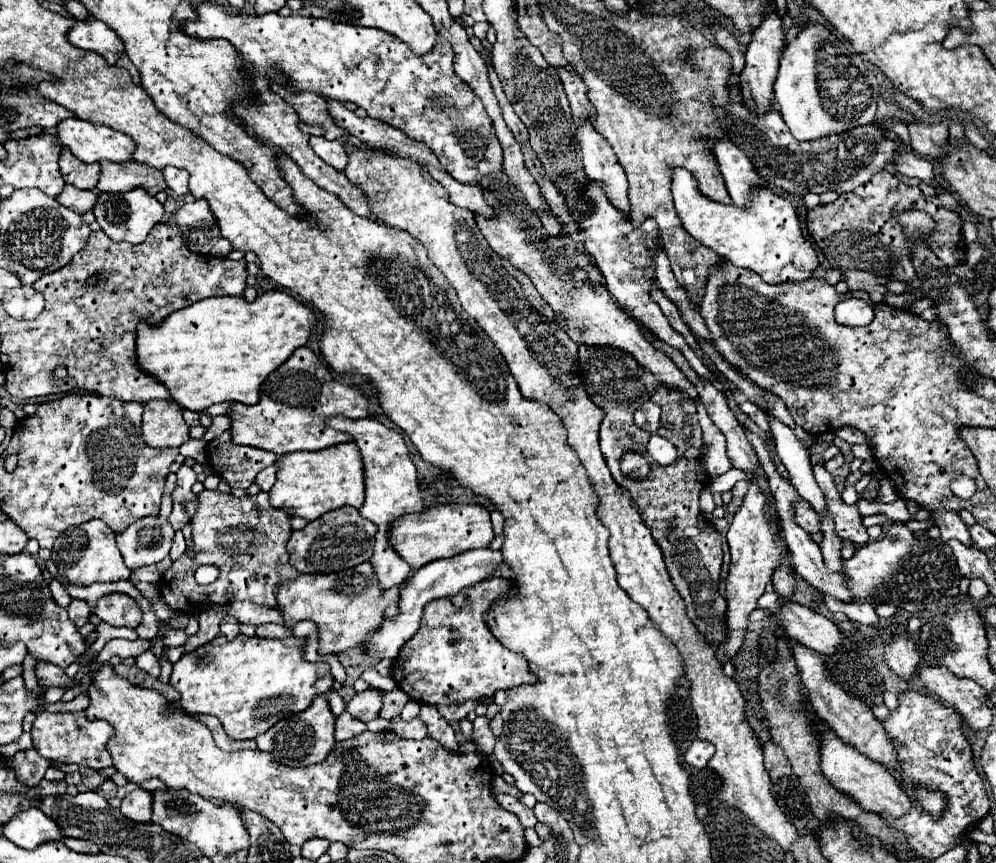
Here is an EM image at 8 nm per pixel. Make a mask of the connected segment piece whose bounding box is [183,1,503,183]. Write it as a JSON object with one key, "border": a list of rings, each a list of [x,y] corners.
{"border":[[[213,1],[201,3],[197,9],[199,19],[185,23],[183,31],[193,37],[201,39],[227,39],[241,51],[241,57],[255,69],[255,71],[279,71],[287,77],[299,91],[311,91],[317,95],[325,95],[337,101],[351,101],[367,111],[369,117],[381,119],[385,123],[395,125],[407,137],[425,143],[445,167],[445,171],[461,181],[461,183],[477,183],[483,175],[491,175],[501,171],[503,165],[503,151],[499,139],[493,131],[491,119],[477,95],[469,85],[457,79],[453,71],[453,49],[451,43],[439,35],[433,51],[427,55],[415,55],[397,39],[381,29],[357,27],[337,23],[333,19],[315,19],[315,17],[281,17],[279,13],[269,15],[233,15],[227,13],[223,5]]]}

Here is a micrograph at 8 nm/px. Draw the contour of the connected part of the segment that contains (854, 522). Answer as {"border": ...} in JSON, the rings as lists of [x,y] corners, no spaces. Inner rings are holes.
{"border":[[[813,465],[813,473],[815,479],[821,487],[821,491],[827,497],[827,509],[831,511],[833,519],[835,519],[835,531],[841,539],[849,539],[857,545],[863,545],[869,541],[867,529],[863,525],[863,517],[857,509],[857,505],[847,505],[843,503],[839,491],[835,489],[833,477],[827,473],[827,469],[823,465]]]}

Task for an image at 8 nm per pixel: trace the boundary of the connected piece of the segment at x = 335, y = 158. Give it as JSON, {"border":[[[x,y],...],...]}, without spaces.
{"border":[[[311,137],[311,149],[331,167],[343,171],[347,165],[347,151],[345,151],[346,137],[334,141],[327,141],[325,137]]]}

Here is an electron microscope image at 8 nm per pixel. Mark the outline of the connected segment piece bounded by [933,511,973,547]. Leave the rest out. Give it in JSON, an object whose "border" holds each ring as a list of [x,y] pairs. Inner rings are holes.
{"border":[[[933,511],[933,519],[937,521],[941,529],[941,539],[947,543],[949,539],[957,539],[965,545],[973,545],[973,539],[969,535],[967,525],[961,521],[961,517],[955,511]]]}

